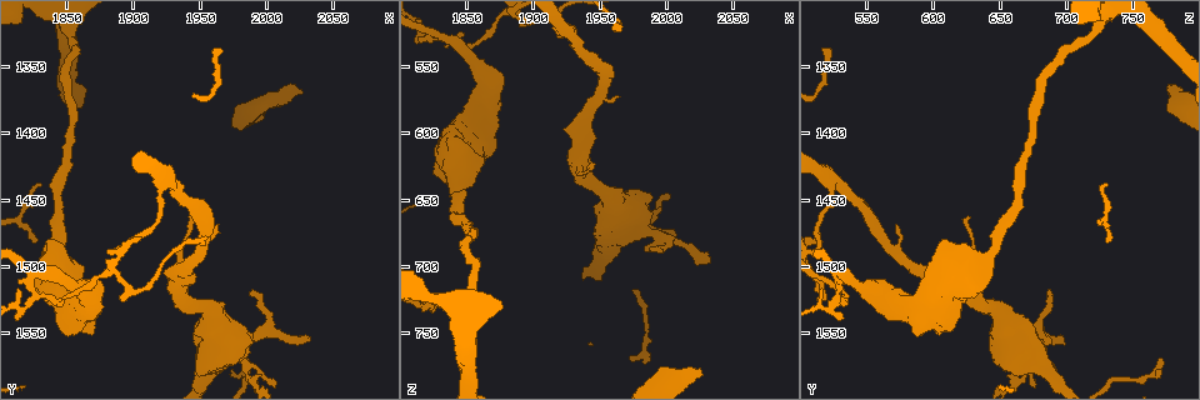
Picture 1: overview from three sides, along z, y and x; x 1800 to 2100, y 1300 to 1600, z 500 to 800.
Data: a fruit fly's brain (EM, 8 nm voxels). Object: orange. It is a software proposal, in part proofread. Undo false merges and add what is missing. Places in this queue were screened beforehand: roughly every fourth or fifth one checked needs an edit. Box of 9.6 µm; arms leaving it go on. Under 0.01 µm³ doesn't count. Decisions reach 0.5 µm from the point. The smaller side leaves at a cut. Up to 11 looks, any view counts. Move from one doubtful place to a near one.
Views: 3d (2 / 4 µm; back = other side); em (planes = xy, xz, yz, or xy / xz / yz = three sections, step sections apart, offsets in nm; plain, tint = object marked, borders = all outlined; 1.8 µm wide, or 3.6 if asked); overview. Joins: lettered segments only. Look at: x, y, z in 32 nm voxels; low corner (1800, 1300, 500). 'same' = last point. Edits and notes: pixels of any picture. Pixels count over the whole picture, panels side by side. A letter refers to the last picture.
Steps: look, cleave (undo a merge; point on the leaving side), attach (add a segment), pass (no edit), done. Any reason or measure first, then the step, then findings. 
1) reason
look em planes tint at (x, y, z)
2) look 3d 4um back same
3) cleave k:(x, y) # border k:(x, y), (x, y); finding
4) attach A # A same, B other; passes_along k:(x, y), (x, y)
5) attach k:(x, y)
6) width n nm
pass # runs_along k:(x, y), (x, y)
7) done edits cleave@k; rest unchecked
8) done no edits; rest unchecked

free end
look em planes borders at (2034, 1554, 694)

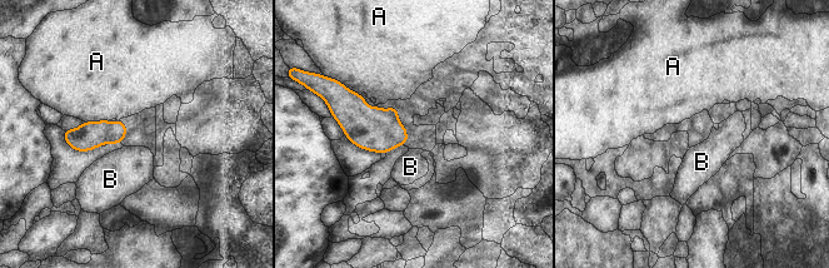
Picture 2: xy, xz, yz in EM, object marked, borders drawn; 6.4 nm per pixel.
pass # A other, B other; border 2:(108, 119), (84, 122); none of them fits

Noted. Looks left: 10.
thick turns thin
look em 3.6um planes plain at (1962, 1566, 662)

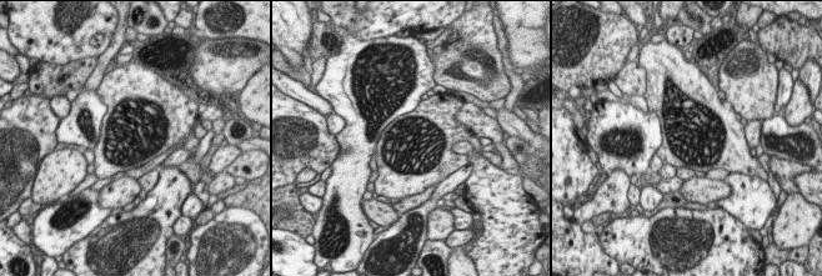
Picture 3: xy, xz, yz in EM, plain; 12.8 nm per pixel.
with the object marked
look em 3.6um planes tint same

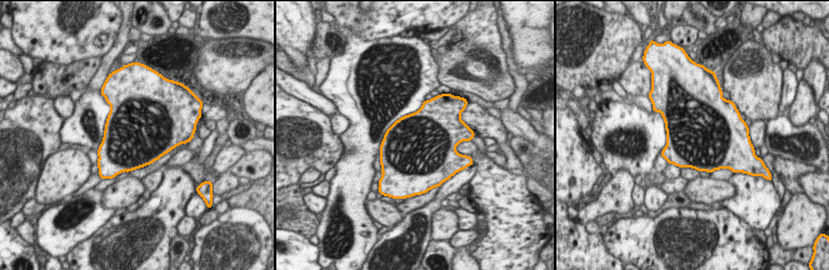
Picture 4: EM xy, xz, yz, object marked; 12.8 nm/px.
see the neighbours
look em 3.6um planes borders same

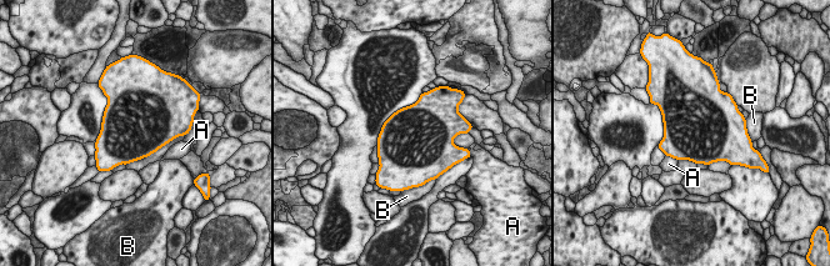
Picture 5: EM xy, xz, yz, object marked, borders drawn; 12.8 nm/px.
pass # A other, B other; border 5:(665, 155), (678, 161); continuous, no second neuron

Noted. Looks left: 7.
two arms in line, one across
look 3d 4um at (1924, 1438, 522)

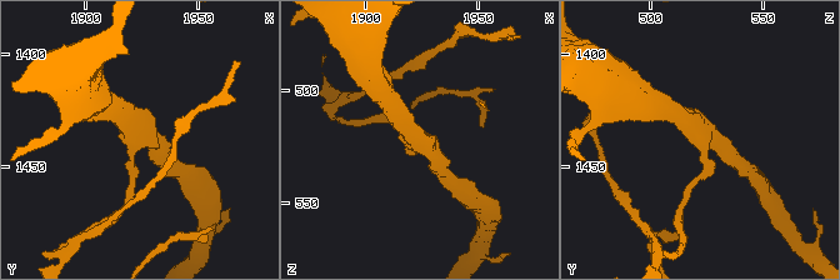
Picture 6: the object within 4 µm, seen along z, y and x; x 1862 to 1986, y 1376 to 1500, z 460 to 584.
look em 3.6um planes borders at (1924, 1438, 524)

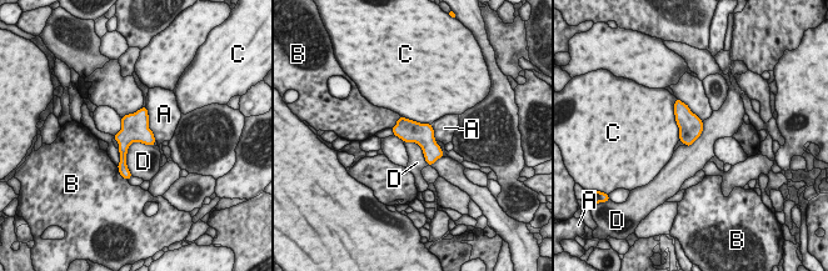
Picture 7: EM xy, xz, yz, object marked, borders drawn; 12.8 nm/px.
width 300 nm
pass # A other, B other, C other, D other; border 7:(154, 144), (129, 146), (130, 175); all the same neuron

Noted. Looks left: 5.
an open end
look em xz step 4 tint at (2026, 1370, 782)

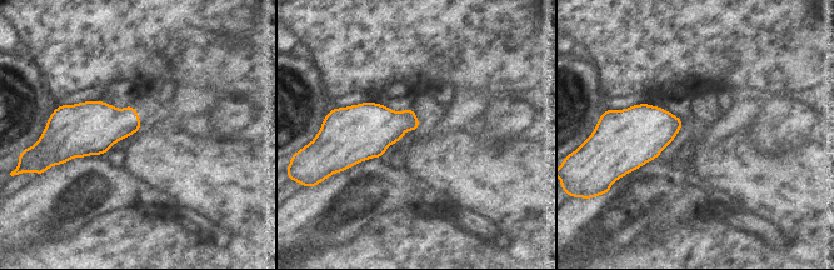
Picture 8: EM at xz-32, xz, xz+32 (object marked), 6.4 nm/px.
another direction
look em planes borders same

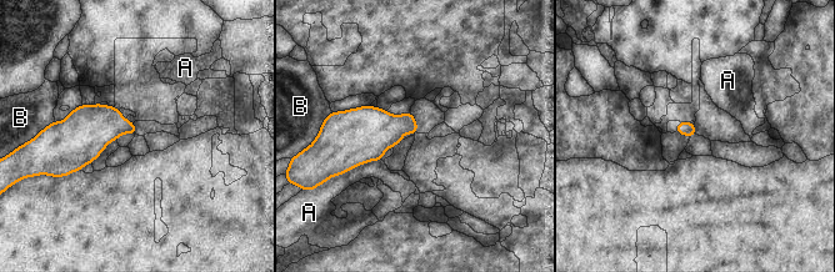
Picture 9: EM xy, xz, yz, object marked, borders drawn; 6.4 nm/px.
pass # A other, B other; border 9:(381, 160), (360, 164), (339, 176); no lettered segment goes on from it

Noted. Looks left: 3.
done no edits; rest unchecked

